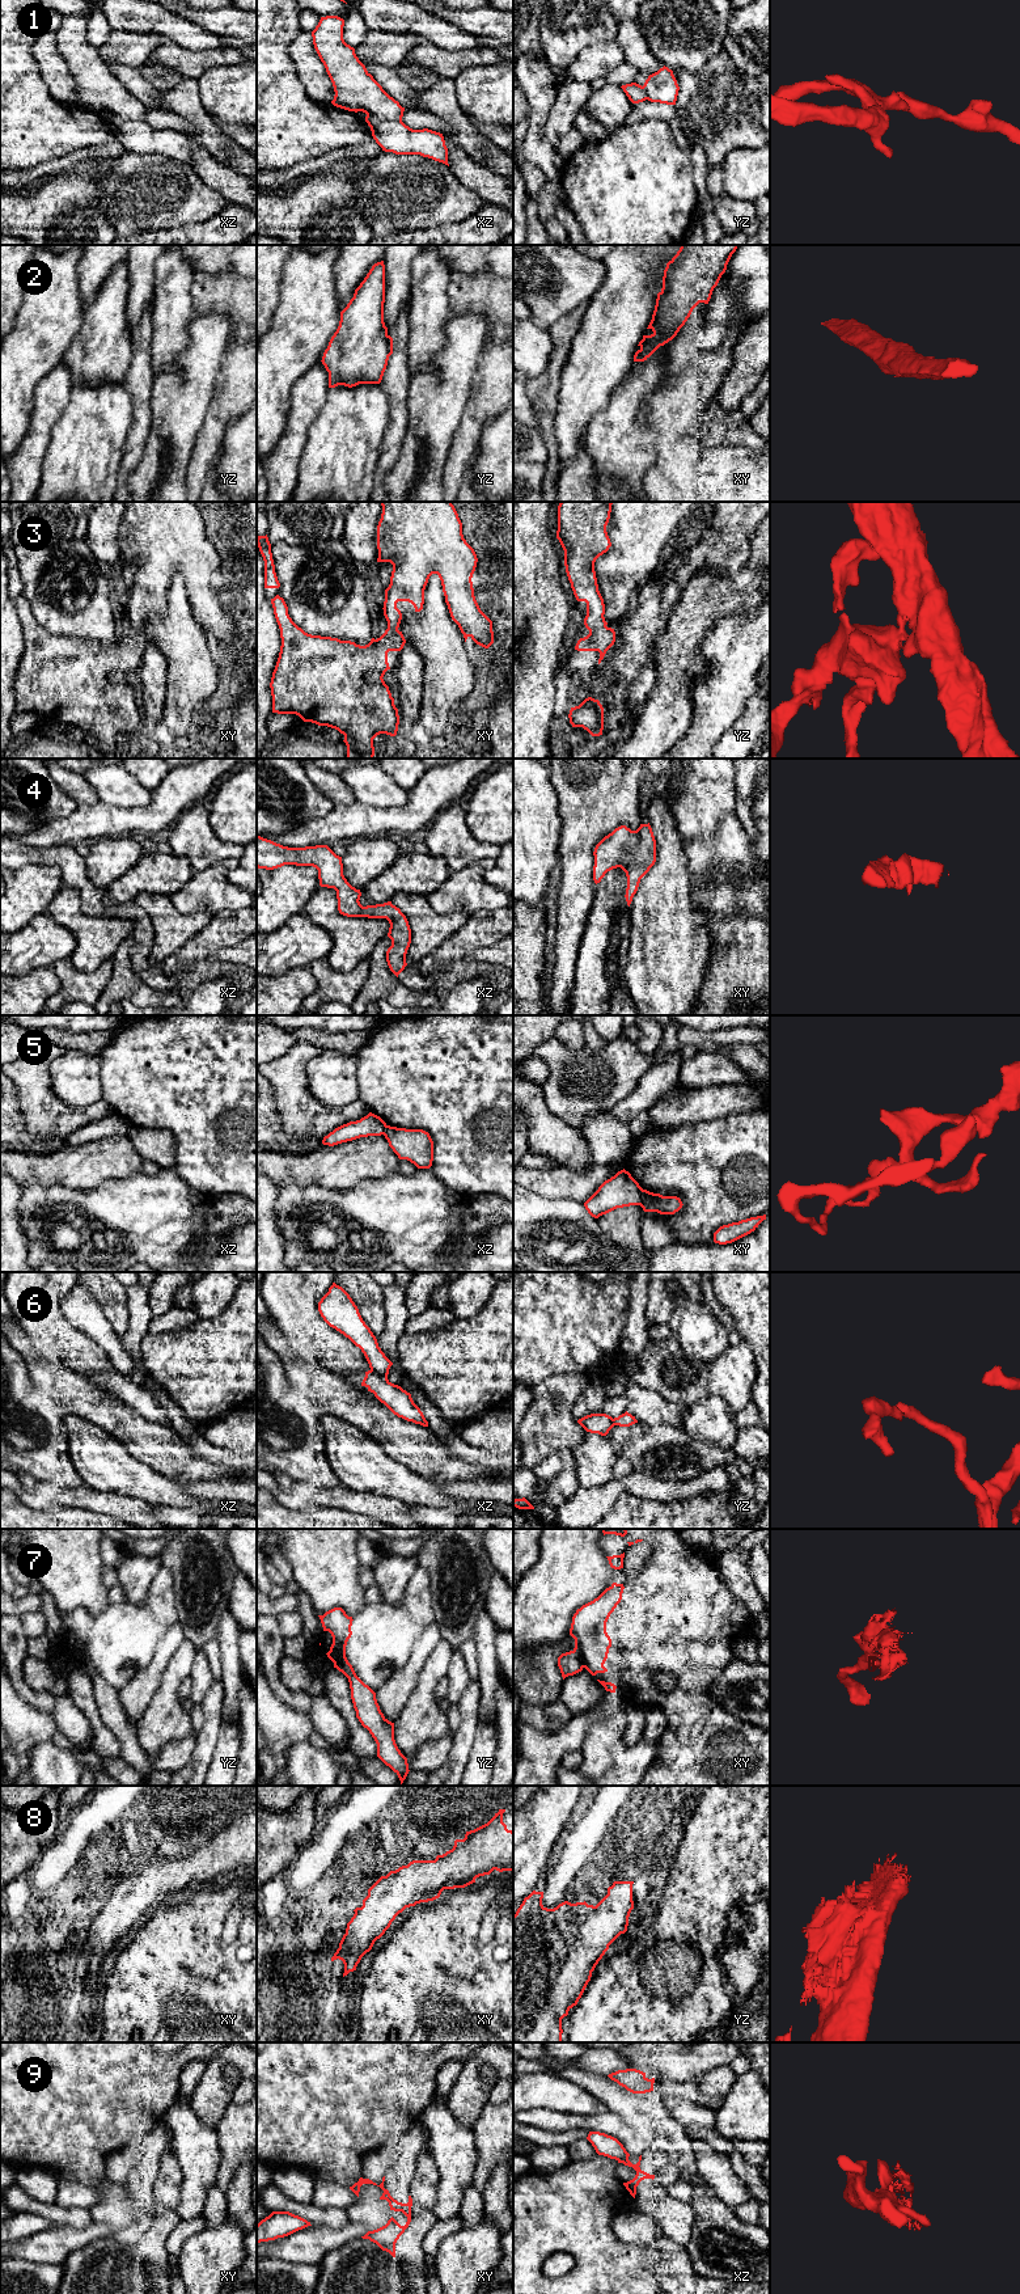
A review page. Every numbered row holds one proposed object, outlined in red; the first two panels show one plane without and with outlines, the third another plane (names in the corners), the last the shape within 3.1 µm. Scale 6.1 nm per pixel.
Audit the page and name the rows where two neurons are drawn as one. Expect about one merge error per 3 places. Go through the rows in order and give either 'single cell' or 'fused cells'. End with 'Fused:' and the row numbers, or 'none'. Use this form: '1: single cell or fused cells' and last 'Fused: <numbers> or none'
1: fused cells
2: fused cells
3: single cell
4: single cell
5: fused cells
6: fused cells
7: fused cells
8: single cell
9: fused cells
Fused: 1, 2, 5, 6, 7, 9

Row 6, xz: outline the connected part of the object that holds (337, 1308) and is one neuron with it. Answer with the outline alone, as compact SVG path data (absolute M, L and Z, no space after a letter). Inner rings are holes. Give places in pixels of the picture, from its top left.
M333 1283L329 1292L318 1302L318 1311L330 1327L361 1349L373 1373L389 1381L388 1374L393 1363L381 1351L357 1306L342 1287Z

